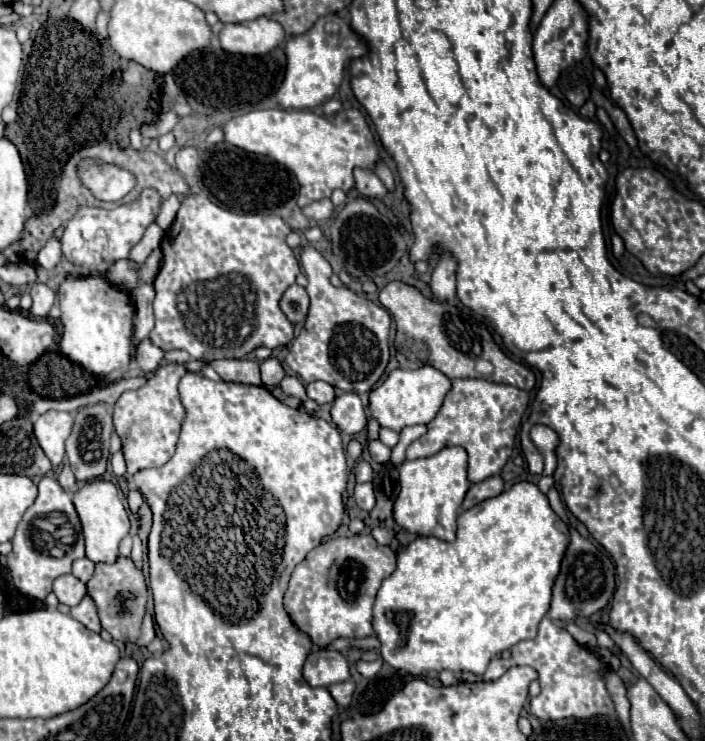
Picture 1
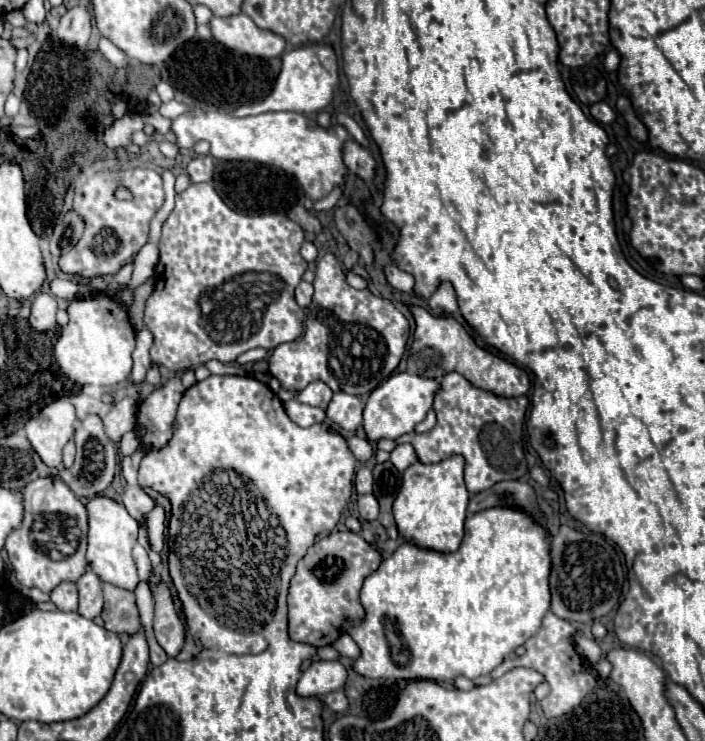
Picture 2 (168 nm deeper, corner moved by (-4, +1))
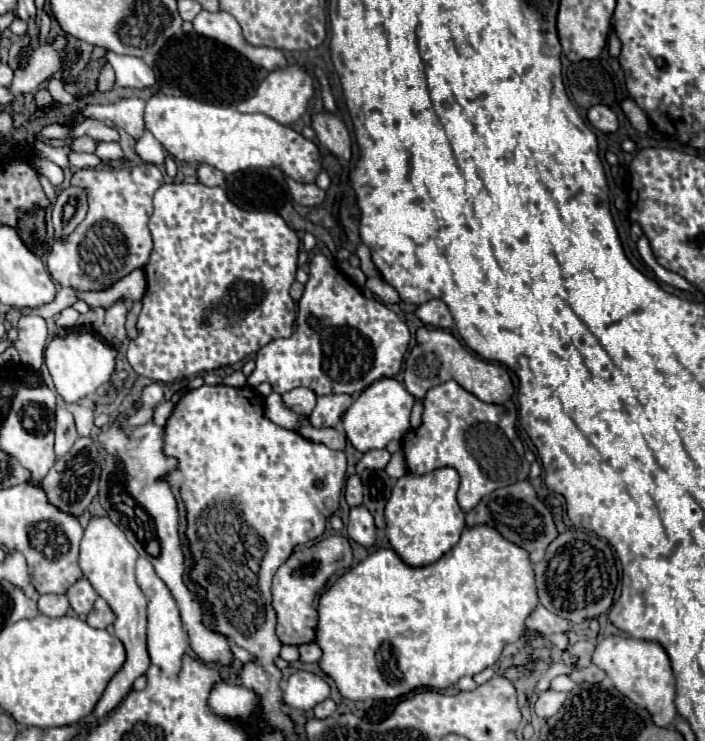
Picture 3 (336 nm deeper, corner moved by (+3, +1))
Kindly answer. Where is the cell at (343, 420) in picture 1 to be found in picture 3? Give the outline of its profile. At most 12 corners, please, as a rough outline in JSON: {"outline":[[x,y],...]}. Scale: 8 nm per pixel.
{"outline":[[321,395],[309,415],[313,427],[337,427],[353,399]]}

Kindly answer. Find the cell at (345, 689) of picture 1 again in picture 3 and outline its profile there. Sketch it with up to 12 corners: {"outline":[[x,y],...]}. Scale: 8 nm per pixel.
{"outline":[[331,699],[313,709],[317,719],[327,719],[335,713]]}

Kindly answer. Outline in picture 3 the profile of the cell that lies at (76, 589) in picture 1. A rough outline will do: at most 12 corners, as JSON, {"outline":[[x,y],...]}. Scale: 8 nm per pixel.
{"outline":[[41,595],[41,615],[63,617],[69,609],[65,595]]}

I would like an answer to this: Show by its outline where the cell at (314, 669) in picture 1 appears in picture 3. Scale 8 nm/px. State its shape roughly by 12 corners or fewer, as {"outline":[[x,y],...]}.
{"outline":[[307,671],[289,677],[283,701],[301,711],[329,697],[329,685]]}

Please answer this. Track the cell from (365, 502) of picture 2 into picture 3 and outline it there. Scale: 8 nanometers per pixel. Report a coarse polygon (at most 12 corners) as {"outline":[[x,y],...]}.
{"outline":[[353,507],[347,523],[349,539],[363,547],[375,543],[373,515]]}

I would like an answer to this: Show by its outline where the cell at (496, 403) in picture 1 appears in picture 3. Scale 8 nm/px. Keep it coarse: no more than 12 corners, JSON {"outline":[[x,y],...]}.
{"outline":[[459,383],[427,391],[407,471],[453,467],[469,513],[529,477],[517,409]]}

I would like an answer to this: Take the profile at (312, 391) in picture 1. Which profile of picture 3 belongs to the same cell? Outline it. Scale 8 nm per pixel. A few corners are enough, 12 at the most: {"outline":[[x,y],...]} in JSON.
{"outline":[[297,387],[281,395],[285,407],[309,415],[315,393]]}

